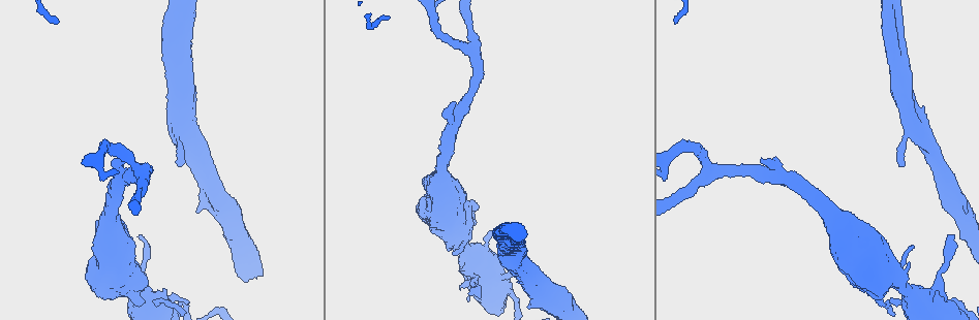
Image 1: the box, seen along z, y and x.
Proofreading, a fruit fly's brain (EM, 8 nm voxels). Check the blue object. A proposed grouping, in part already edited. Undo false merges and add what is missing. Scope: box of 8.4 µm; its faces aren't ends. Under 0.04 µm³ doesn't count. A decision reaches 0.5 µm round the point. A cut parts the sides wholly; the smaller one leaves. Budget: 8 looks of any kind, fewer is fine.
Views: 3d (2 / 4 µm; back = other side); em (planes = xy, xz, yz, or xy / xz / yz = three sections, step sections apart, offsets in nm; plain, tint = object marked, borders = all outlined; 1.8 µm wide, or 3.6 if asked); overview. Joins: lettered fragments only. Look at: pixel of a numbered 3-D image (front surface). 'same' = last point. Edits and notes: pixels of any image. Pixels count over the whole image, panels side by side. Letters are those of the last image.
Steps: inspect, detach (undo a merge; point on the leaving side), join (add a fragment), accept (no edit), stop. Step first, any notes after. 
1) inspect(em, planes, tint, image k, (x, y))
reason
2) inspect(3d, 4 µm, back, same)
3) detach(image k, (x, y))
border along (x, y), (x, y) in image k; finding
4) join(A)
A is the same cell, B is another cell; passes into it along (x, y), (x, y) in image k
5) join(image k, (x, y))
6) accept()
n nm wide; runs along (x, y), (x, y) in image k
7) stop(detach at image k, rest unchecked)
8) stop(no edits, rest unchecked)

inspect(3d, 2 µm, image 1, (951, 236))
branch stops here

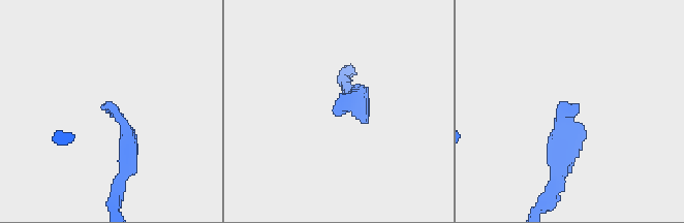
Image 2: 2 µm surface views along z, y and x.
inspect(em, planes, borders, image 2, (106, 105))
now the EM

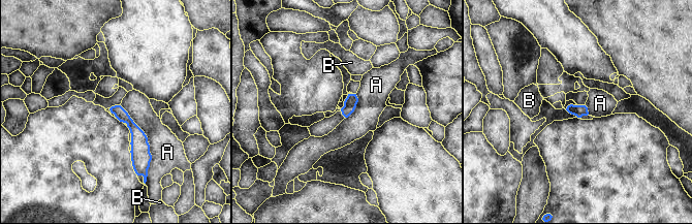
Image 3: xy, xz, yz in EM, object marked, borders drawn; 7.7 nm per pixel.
accept()
A and B are other cells; runs along (114, 108), (137, 134), (137, 166) in image 3; no lettered fragment goes on from it

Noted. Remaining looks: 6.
inspect(3d, 4 µm, image 1, (178, 163))
thin end

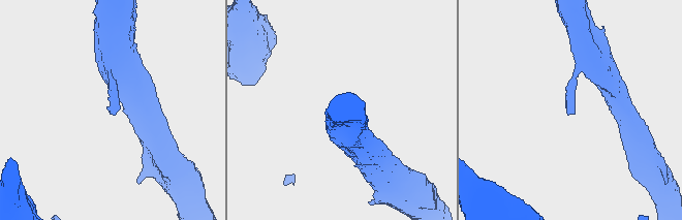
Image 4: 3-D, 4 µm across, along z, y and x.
inspect(em, planes, borders, image 4, (111, 114))

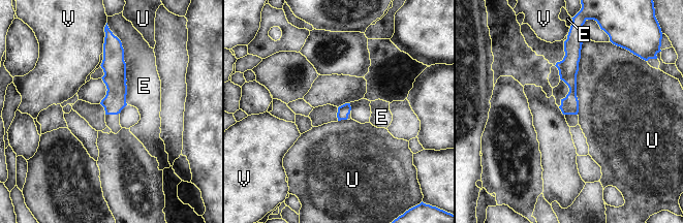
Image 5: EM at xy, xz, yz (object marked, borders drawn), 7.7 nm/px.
accept()
E, U and V are other cells; border along (583, 43), (577, 74), (577, 114) in image 5; none of them fits

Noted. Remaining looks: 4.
inspect(em, xz, step 8, borders, image 1, (455, 103))
branch stops here

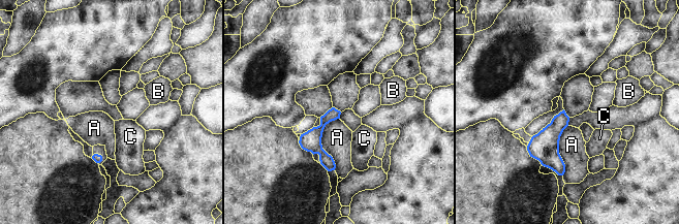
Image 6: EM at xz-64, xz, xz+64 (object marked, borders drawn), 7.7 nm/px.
inspect(em, planes, borders, same)
another direction

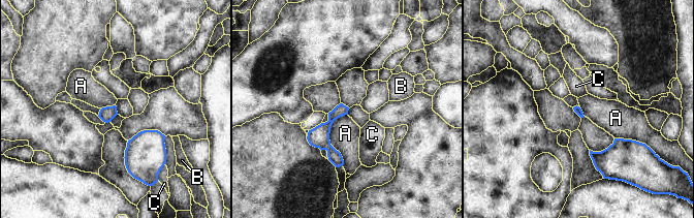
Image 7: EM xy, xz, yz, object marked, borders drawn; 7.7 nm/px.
accept()
A, B and C are other cells; runs along (341, 106), (324, 128), (337, 163) in image 7; no lettered fragment goes on from it

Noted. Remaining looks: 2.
stop(no edits, rest unchecked)

